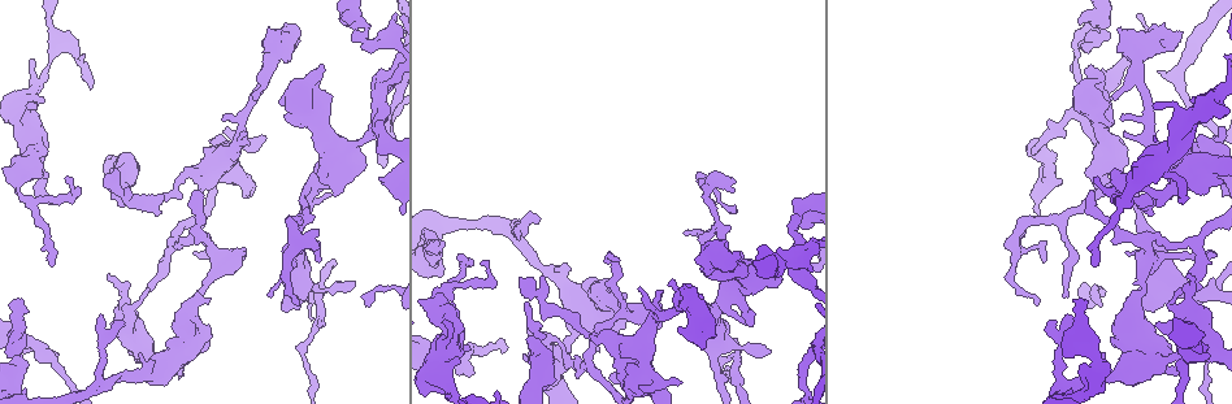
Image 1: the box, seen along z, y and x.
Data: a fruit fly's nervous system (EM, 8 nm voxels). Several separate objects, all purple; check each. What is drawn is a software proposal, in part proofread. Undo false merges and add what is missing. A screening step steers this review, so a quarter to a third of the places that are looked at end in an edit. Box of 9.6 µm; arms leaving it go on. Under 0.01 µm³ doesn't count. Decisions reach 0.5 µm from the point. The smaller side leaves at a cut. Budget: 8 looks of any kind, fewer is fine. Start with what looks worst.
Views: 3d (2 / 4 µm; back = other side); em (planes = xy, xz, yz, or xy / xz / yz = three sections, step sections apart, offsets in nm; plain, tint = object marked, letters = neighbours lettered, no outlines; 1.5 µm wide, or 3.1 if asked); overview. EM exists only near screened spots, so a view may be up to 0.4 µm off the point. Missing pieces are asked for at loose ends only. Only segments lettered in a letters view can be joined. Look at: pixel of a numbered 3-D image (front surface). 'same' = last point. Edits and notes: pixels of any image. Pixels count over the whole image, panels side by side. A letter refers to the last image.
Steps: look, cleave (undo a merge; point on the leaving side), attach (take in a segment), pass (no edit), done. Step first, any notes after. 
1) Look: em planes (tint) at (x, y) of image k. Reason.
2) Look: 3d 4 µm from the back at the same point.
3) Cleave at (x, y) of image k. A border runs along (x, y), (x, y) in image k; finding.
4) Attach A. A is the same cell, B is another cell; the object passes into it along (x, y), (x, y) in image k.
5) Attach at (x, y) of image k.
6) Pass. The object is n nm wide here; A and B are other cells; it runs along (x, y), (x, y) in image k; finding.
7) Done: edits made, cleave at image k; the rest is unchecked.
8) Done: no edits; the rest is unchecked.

Look: 3d 2 µm from the back at (1126, 252) of image 1. Branch stops here.

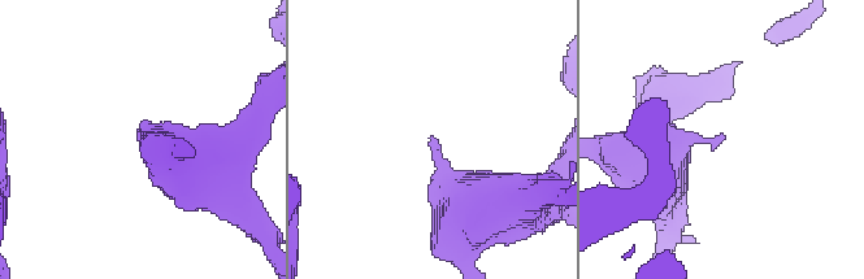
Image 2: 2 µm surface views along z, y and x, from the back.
Look: em yz step 4 (letters) at (430, 140) of image 2. Need the tissue.

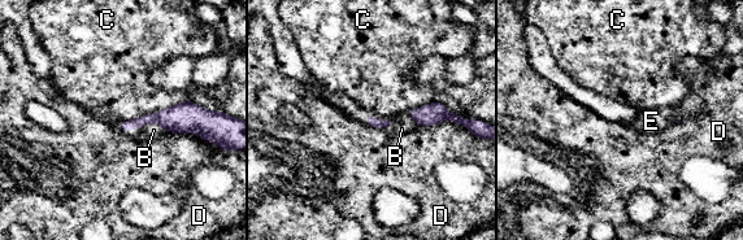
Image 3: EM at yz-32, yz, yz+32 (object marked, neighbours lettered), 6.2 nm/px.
Pass. B, C, D and E are other cells; none of them fits.

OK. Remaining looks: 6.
Look: 3d 4 µm at (592, 352) of image 1.

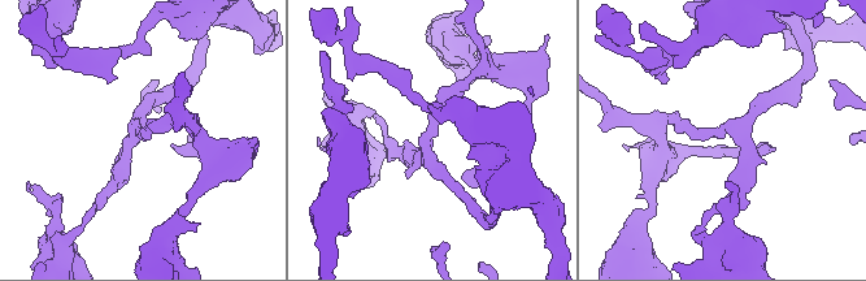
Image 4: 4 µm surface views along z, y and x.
Look: em planes (tint) at (428, 139) of image 4.

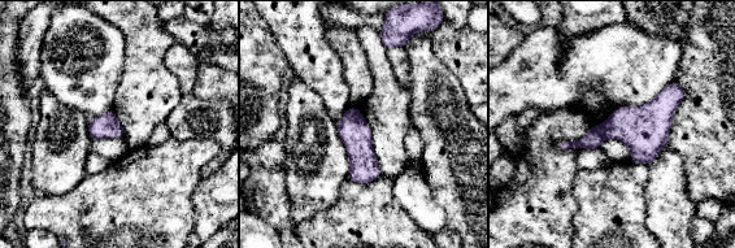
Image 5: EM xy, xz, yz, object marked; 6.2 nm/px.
Look: em planes (letters) at the same point. What lies round it.

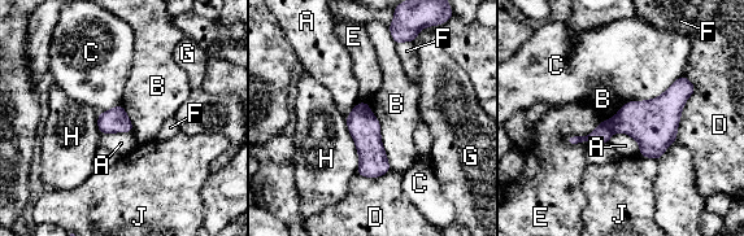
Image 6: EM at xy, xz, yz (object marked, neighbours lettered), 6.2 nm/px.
Cleave at (648, 122) of image 6. A, B, C, D, E, F, G, H and J are other cells; a border runs along (605, 122), (613, 131) in image 6; a second neuron is stuck on.

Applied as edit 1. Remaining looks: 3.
Look: overview.

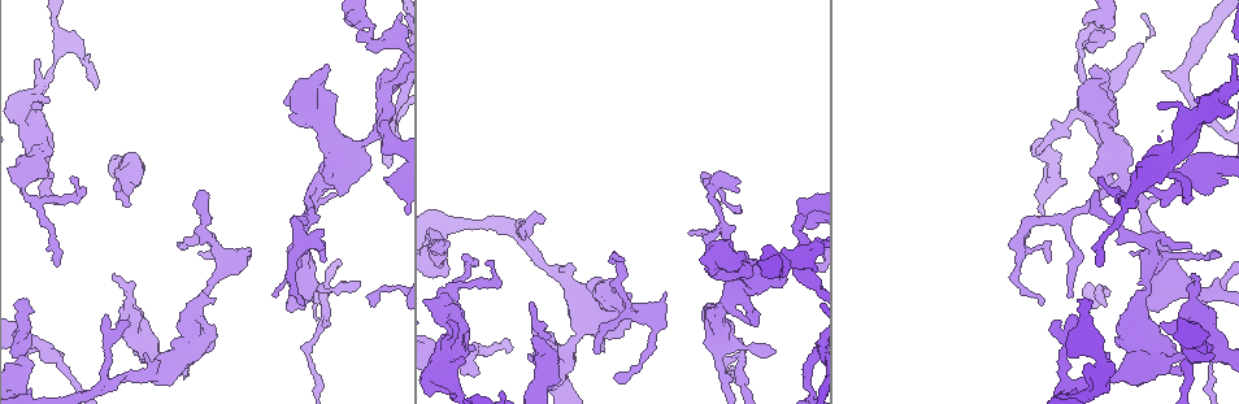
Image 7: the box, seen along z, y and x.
Look: em planes (tint) at (360, 22) of image 7. Sharp bend.

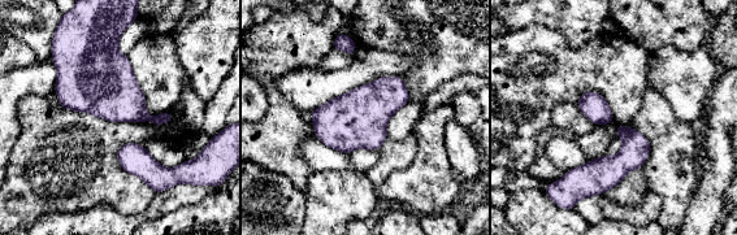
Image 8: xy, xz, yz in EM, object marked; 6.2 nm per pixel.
Look: em planes (letters) at the same point.

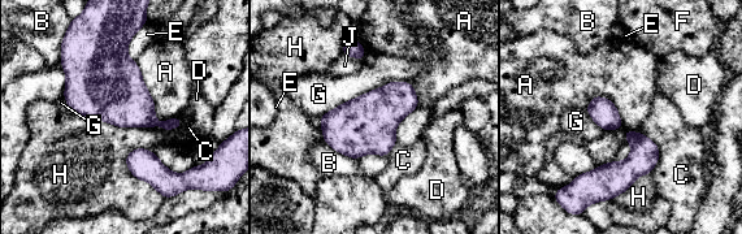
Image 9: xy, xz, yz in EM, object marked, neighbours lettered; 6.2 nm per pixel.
Cleave at (174, 122) of image 9. A, B, C, D, E, F, G, H and J are other cells; two neurons meet here.

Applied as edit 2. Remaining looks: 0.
Done: edits made, cleave at image 6, cleave at image 9; the rest is unchecked.

